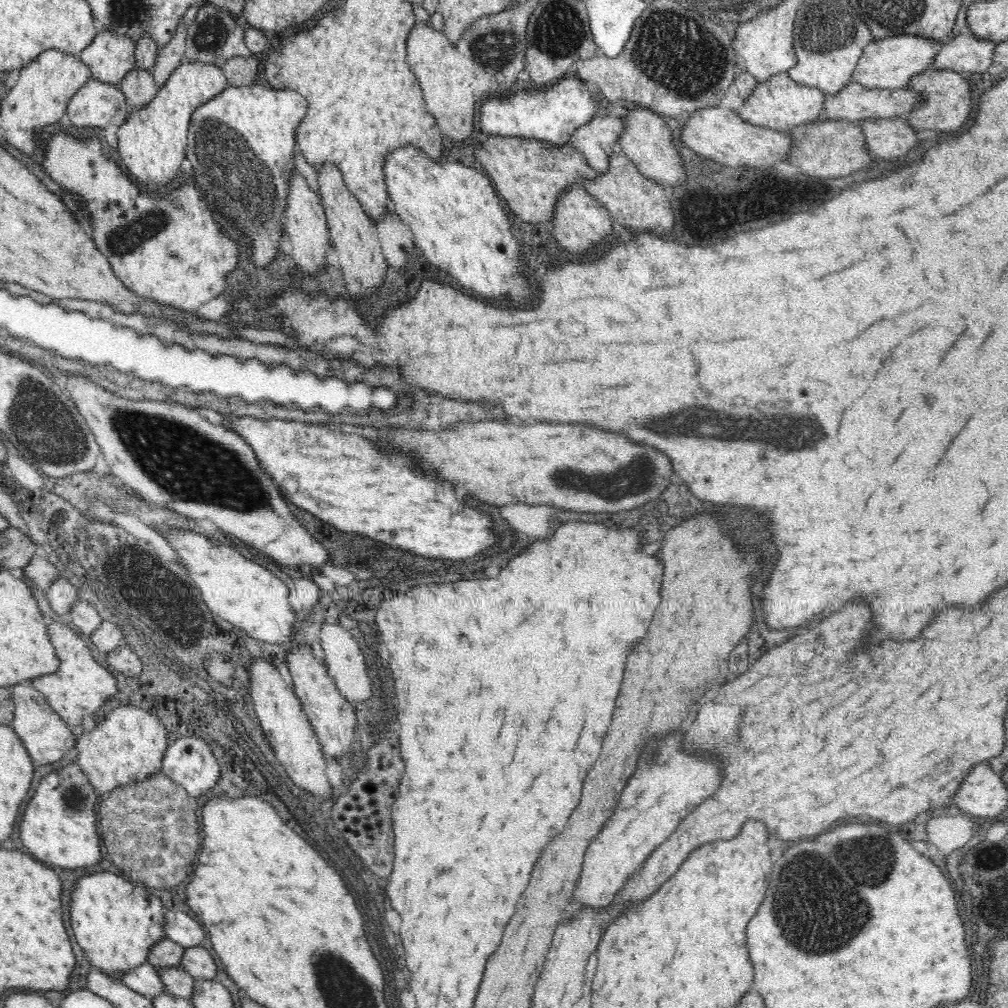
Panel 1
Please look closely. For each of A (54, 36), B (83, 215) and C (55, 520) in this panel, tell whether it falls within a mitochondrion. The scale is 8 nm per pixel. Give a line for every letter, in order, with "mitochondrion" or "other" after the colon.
A: other
B: mitochondrion
C: other

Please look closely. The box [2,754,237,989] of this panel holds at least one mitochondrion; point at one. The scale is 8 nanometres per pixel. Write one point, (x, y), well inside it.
(74, 797)

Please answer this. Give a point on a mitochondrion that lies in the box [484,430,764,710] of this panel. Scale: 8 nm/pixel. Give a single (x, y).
(633, 479)

